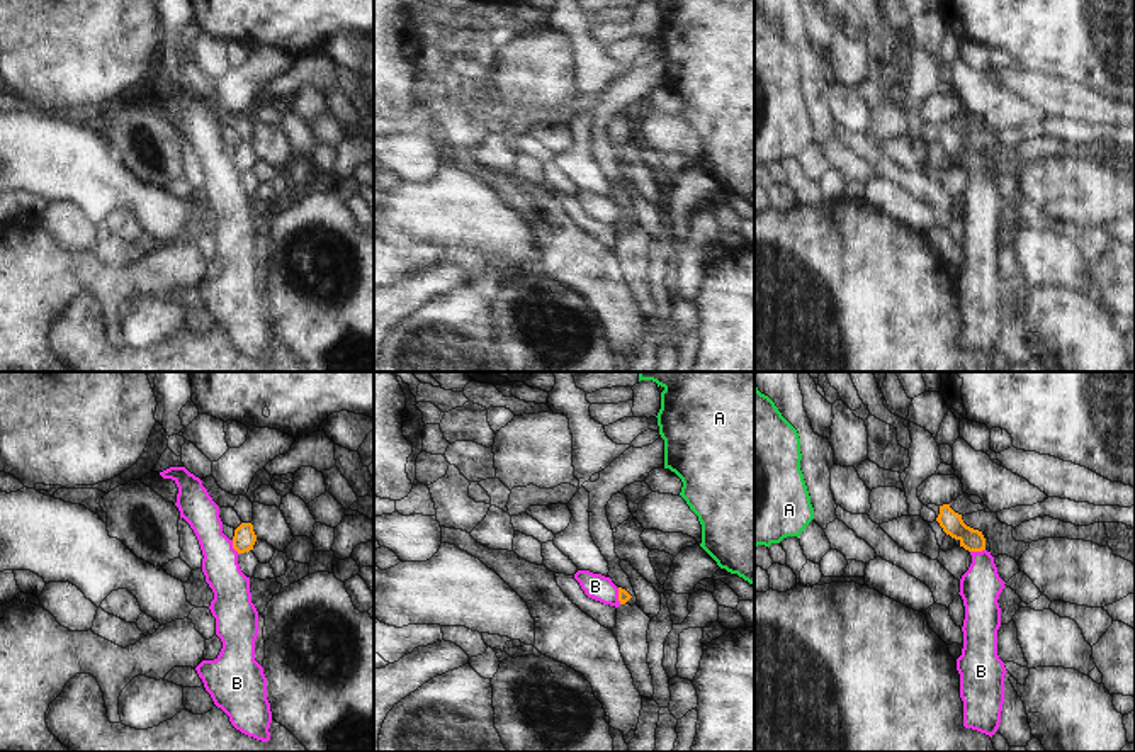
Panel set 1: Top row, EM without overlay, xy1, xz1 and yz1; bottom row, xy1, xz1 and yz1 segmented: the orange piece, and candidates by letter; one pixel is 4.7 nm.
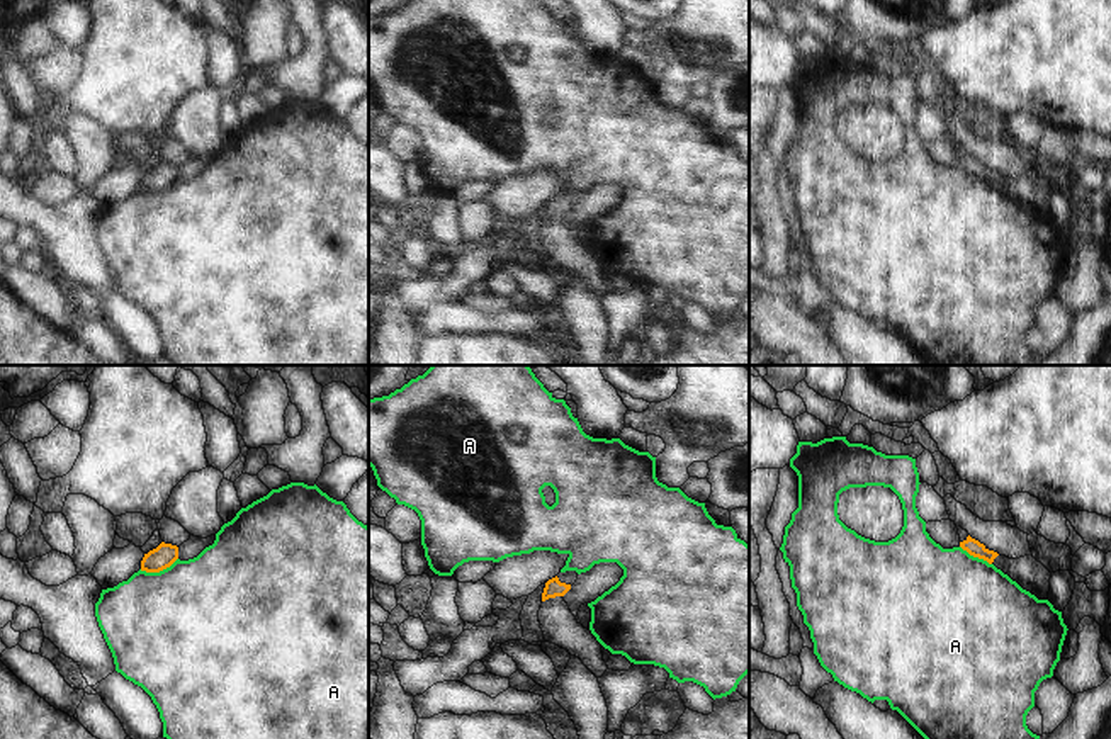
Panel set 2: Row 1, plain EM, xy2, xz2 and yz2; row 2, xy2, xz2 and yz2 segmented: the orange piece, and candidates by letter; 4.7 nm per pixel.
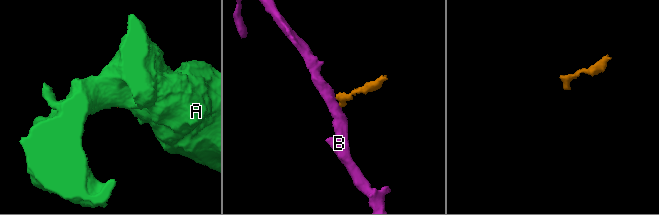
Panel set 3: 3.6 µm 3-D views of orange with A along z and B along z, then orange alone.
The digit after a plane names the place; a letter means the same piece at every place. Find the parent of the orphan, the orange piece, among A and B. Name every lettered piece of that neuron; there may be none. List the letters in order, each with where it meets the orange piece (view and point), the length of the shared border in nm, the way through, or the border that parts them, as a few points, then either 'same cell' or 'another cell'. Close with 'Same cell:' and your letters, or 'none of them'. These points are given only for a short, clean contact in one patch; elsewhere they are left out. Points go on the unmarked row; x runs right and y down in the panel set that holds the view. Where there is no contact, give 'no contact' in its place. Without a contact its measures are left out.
A: contact xy2 (158, 191); length 190 nm; another cell
B: contact yz1 (977, 170); length 70 nm; border yz1 (984, 168), (971, 172); another cell
Same cell: none of them

